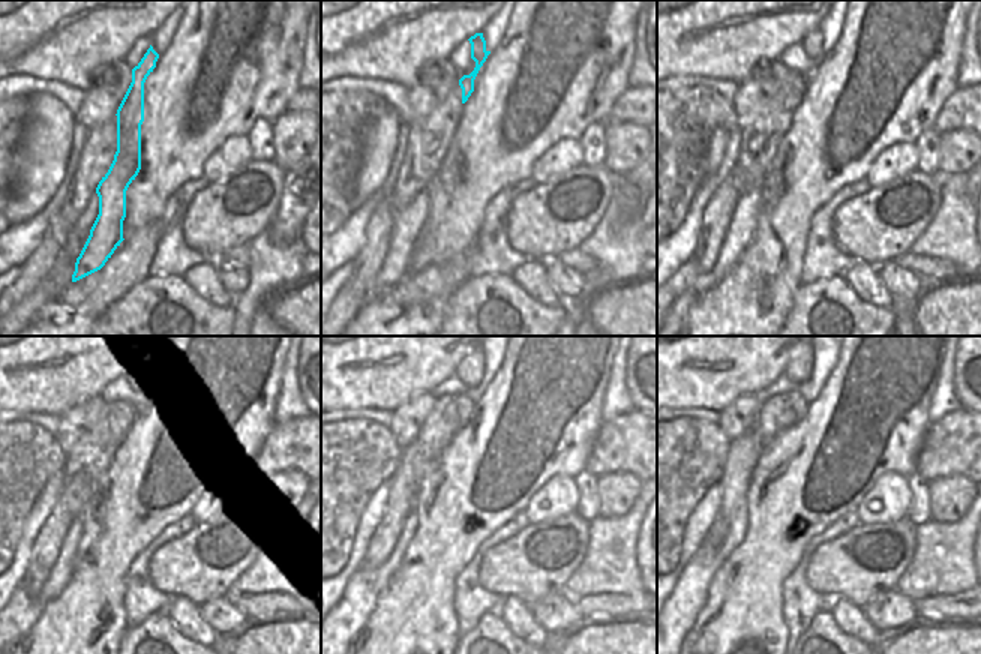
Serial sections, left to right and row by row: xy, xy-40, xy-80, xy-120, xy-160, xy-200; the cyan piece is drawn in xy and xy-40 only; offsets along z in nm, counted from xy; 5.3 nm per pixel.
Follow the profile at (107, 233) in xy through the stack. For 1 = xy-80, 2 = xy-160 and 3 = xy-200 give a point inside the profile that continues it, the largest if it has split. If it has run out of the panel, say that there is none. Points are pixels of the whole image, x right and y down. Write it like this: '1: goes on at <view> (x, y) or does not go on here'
1: goes on at xy-80 (812, 44)
2: goes on at xy-160 (470, 371)
3: goes on at xy-200 (800, 366)

